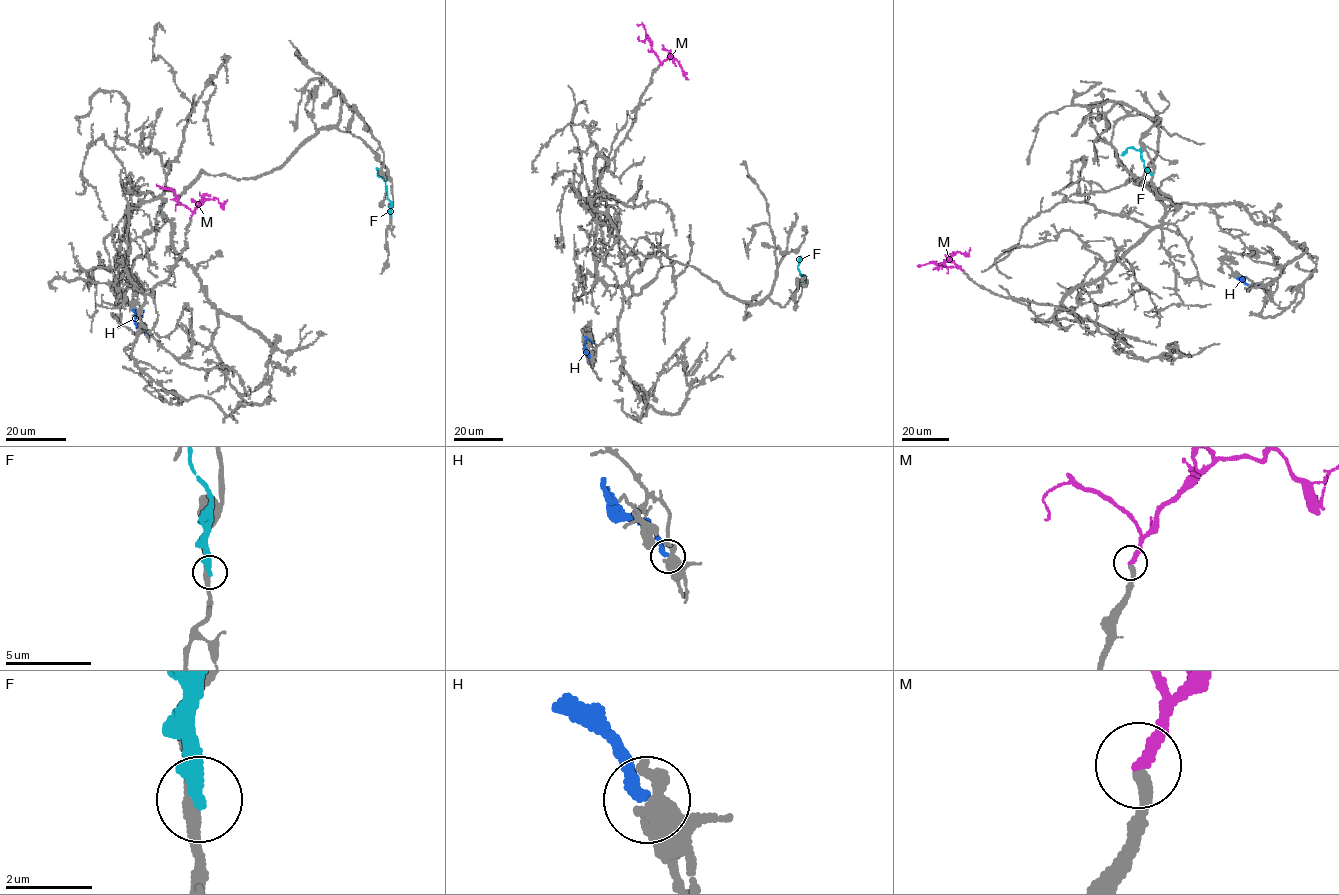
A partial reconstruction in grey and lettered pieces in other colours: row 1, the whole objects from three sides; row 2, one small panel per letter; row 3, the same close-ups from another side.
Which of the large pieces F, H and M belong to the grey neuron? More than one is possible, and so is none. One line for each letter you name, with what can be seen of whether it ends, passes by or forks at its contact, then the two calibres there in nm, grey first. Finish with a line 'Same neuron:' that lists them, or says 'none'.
M: it ends; calibres 320 and 280 nm
Same neuron: M

